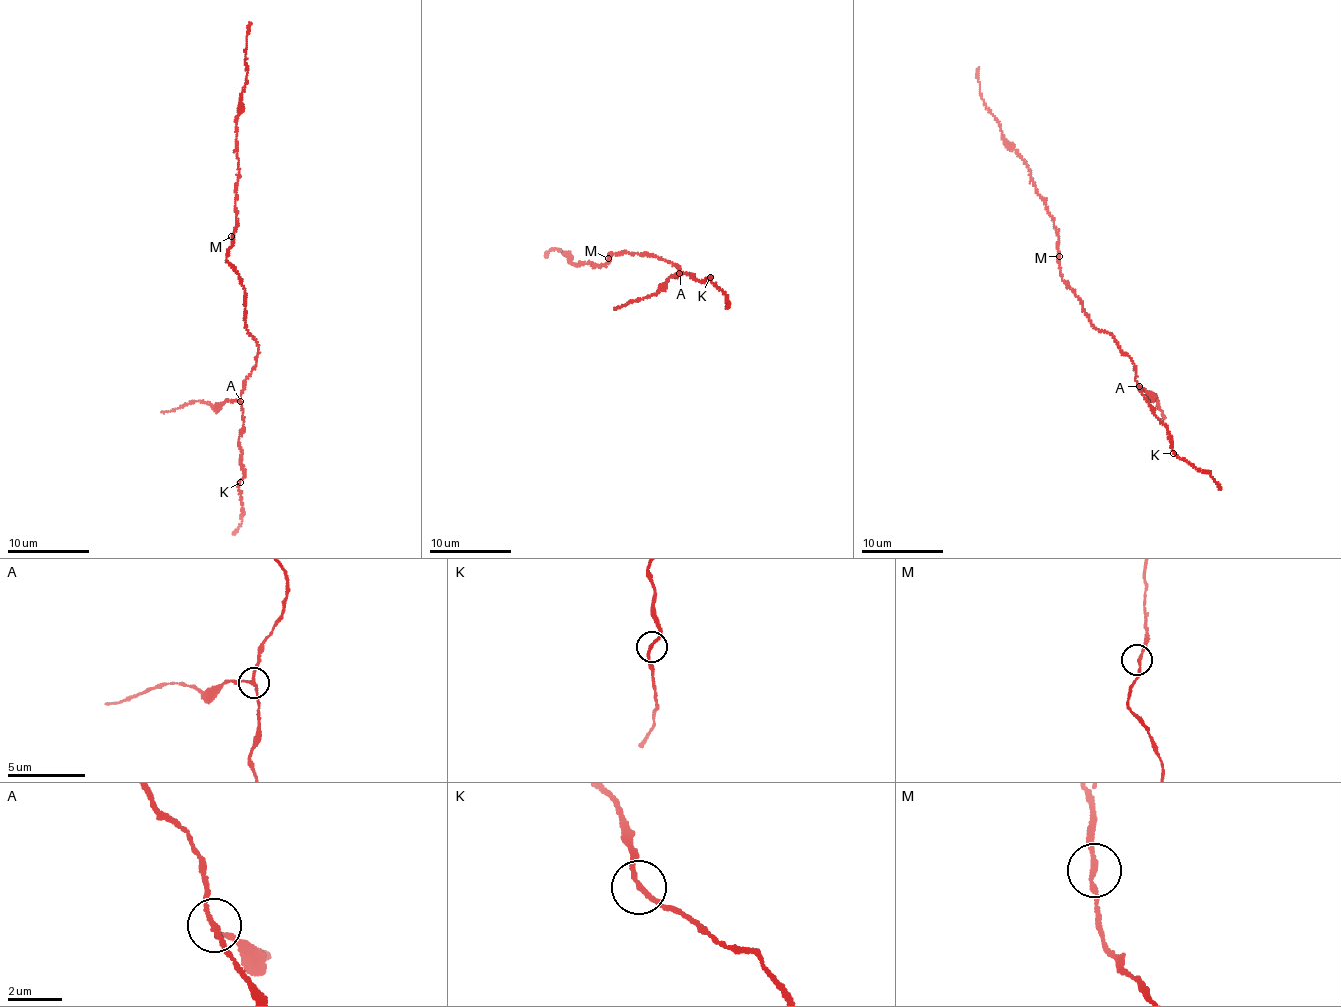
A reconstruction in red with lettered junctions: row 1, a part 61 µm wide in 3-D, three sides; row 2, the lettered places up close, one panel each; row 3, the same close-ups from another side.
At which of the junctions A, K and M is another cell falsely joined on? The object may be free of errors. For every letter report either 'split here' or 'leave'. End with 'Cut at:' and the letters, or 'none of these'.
A: split here
K: leave
M: leave
Cut at: A

